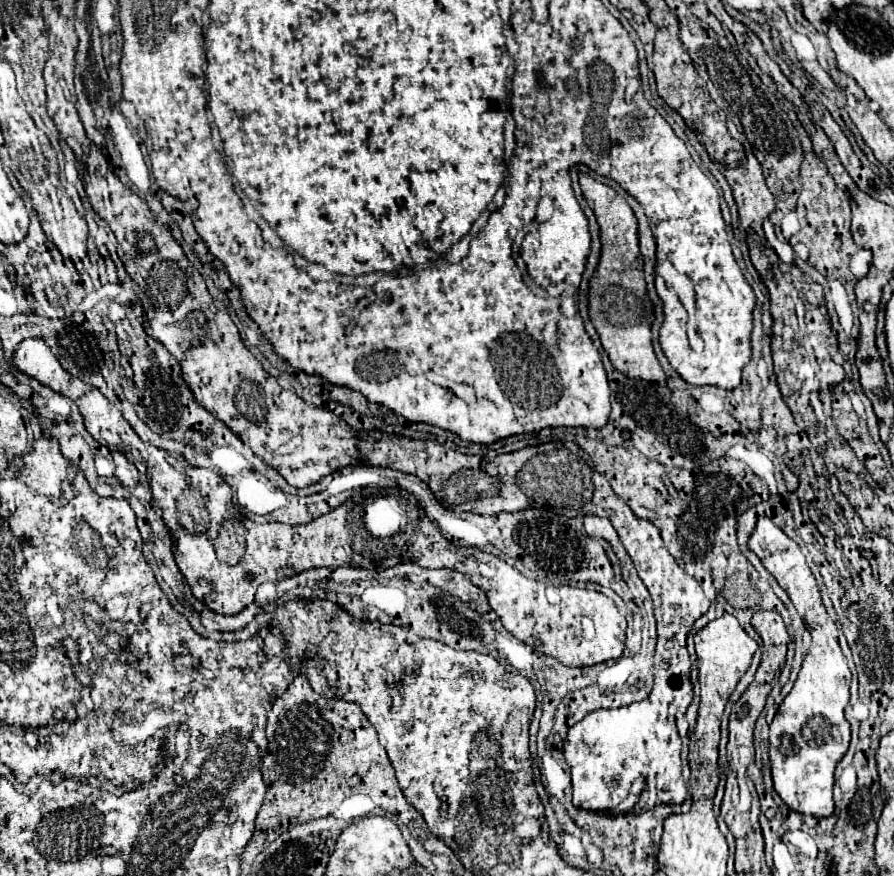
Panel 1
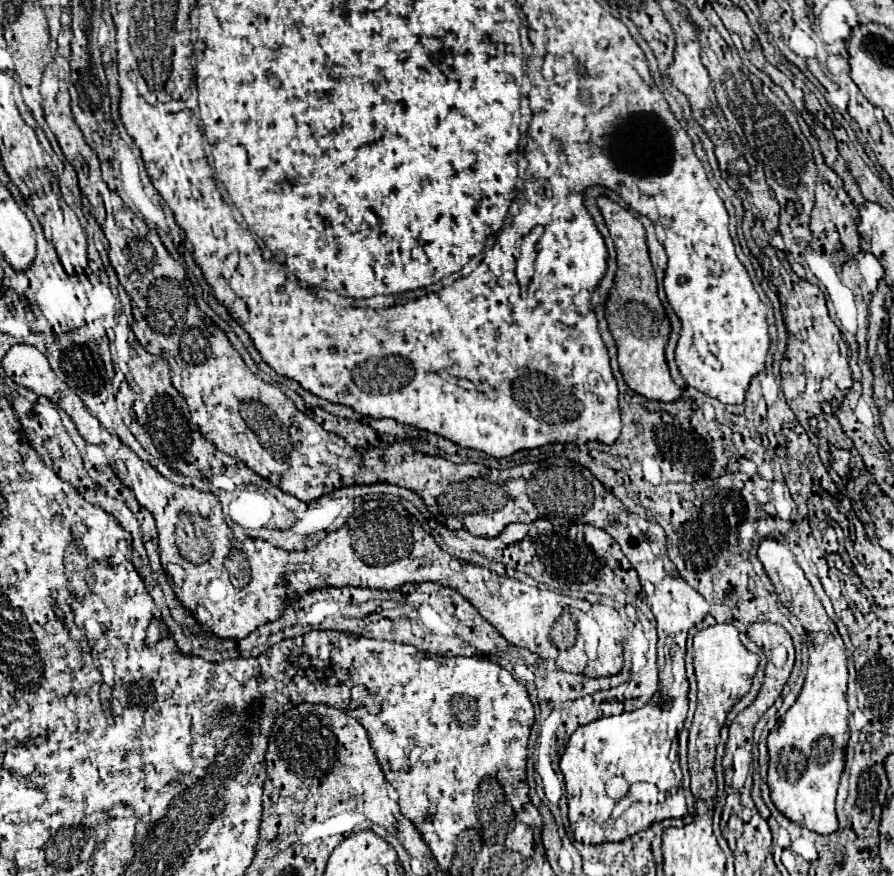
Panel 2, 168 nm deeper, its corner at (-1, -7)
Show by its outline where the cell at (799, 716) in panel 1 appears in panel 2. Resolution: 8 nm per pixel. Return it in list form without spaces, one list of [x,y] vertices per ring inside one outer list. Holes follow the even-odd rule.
[[[766,538],[760,542],[758,558],[768,578],[772,580],[780,602],[800,620],[804,630],[810,634],[810,664],[802,692],[780,720],[780,726],[772,728],[768,736],[768,786],[772,792],[772,802],[792,822],[806,824],[810,830],[820,834],[830,834],[838,828],[834,798],[840,774],[844,770],[844,750],[850,738],[849,711],[846,708],[848,670],[844,642],[788,546],[774,538]]]

